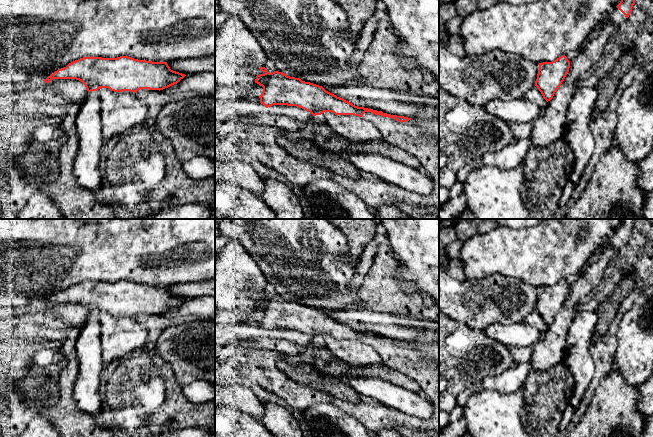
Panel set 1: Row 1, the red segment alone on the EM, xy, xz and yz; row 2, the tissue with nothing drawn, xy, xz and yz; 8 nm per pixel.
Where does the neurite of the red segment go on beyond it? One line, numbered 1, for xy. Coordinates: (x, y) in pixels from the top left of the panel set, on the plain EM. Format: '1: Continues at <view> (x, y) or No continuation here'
1: No continuation here

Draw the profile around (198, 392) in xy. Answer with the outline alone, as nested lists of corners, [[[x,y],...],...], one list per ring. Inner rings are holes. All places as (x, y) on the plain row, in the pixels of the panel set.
[[[197,380],[183,387],[181,391],[186,400],[192,404],[203,404],[215,400],[215,385]]]

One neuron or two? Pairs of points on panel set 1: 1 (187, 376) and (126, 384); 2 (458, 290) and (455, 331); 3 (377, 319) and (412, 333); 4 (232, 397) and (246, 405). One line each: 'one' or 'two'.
1: two
2: two
3: one
4: one

